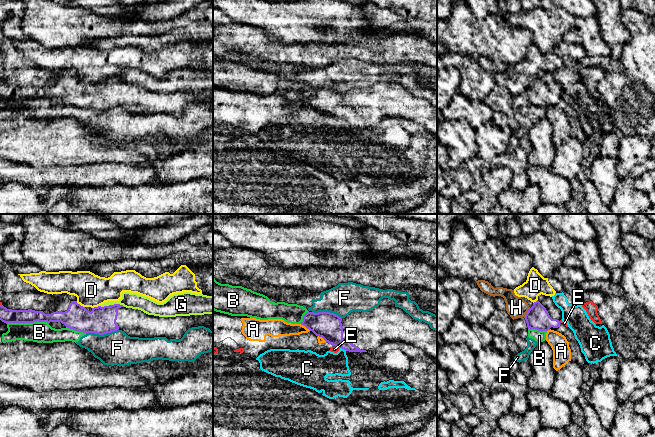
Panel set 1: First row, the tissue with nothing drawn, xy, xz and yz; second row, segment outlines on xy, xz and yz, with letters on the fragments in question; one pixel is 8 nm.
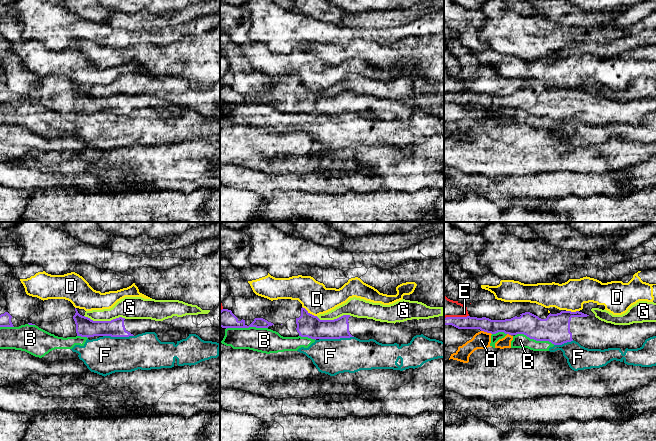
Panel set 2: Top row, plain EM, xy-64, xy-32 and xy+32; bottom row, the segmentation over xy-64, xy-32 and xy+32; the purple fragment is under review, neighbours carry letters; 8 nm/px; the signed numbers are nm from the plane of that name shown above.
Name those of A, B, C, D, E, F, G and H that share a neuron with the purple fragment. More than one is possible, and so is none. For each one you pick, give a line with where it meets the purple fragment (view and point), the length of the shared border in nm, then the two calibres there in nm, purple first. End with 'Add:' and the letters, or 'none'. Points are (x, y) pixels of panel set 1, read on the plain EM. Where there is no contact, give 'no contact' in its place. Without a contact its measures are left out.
Add: none

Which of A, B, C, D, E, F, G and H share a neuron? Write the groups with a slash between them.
A C E / B F / D / G H

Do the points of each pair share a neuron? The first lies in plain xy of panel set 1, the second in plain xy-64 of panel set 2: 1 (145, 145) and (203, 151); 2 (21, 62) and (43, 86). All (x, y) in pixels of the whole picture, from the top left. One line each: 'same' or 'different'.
1: same
2: different

